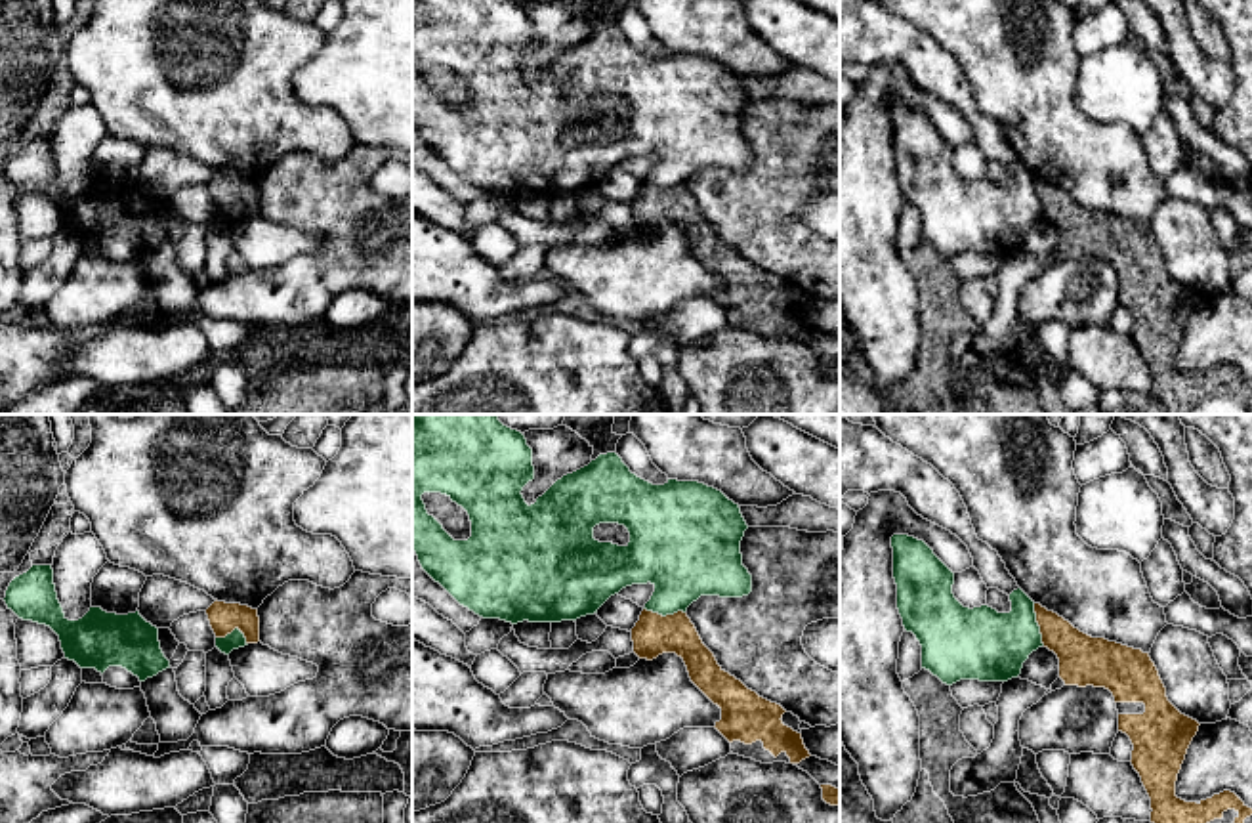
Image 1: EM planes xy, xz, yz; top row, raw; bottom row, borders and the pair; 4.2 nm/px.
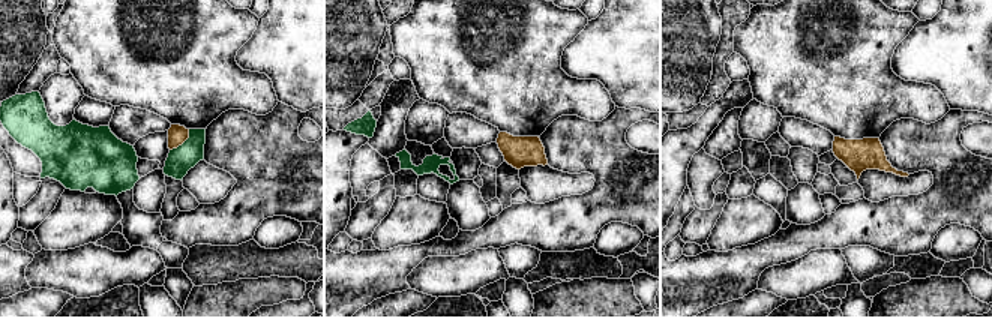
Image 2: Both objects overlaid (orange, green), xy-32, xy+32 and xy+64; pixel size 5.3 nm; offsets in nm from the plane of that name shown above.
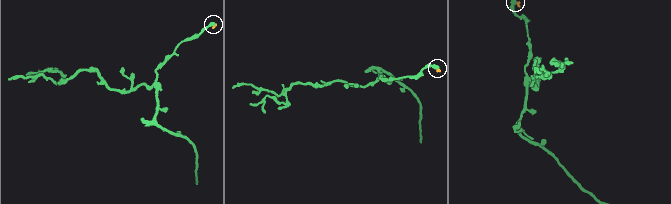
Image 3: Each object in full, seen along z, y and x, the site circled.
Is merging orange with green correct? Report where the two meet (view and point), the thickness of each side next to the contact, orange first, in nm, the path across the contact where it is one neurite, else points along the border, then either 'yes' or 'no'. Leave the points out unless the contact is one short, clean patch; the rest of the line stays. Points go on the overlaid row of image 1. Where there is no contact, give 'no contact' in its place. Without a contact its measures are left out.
xz (667, 615) | 180/320 nm | along xz (644, 608), (663, 615), (684, 613) | no

